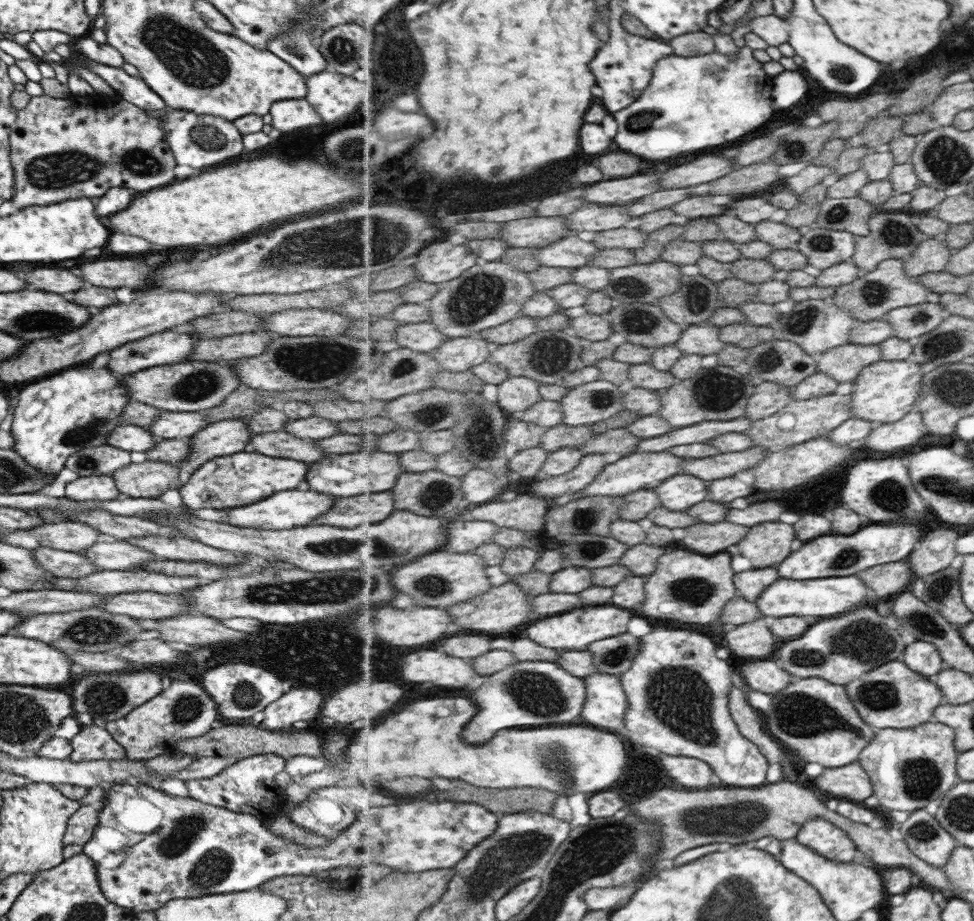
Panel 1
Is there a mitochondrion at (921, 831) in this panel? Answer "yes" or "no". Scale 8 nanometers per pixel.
yes

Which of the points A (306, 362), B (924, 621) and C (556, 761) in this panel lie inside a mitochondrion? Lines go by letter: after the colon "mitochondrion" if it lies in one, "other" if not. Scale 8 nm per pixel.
A: mitochondrion
B: mitochondrion
C: mitochondrion

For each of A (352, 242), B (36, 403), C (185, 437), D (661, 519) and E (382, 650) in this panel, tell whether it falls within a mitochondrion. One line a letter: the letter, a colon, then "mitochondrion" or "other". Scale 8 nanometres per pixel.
A: mitochondrion
B: other
C: other
D: other
E: other

